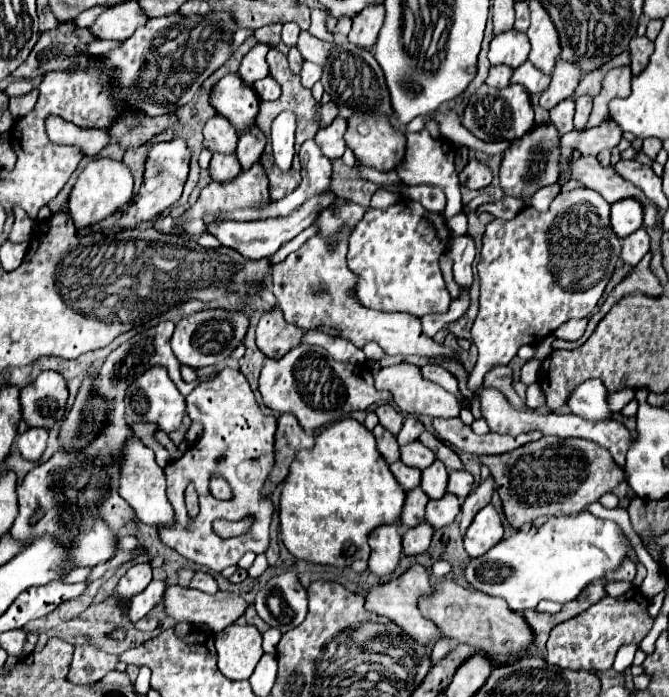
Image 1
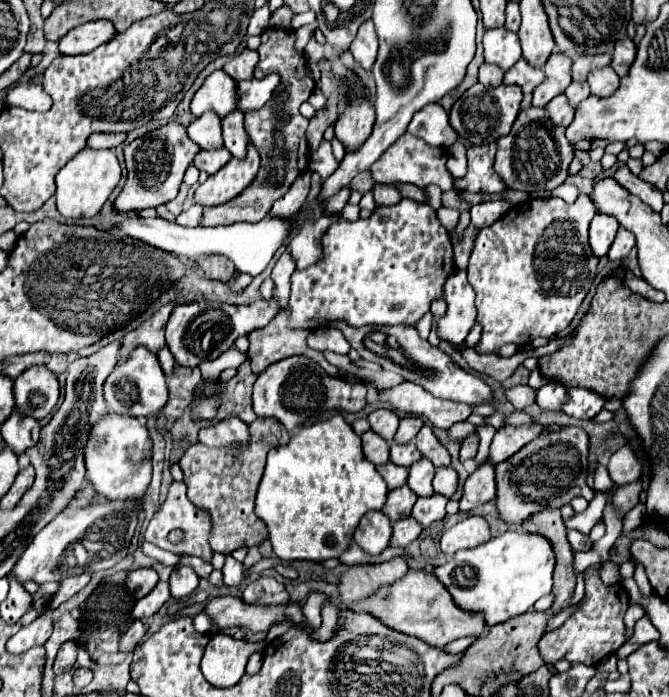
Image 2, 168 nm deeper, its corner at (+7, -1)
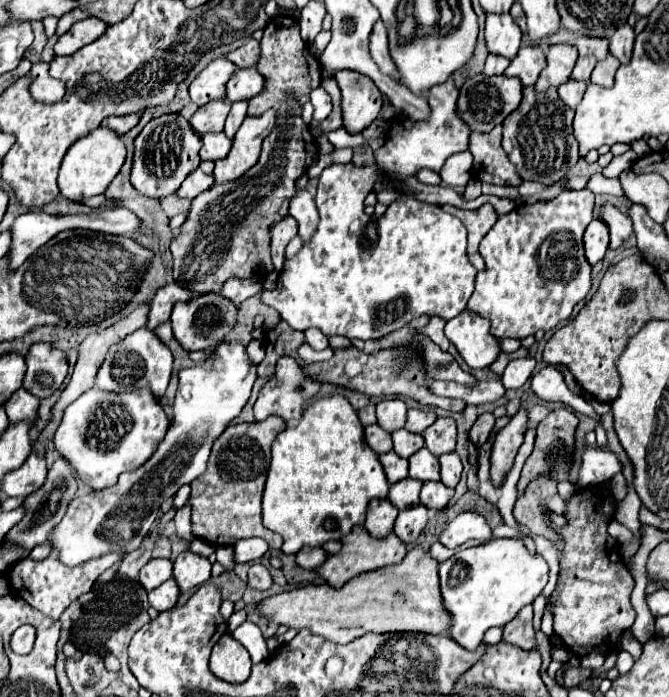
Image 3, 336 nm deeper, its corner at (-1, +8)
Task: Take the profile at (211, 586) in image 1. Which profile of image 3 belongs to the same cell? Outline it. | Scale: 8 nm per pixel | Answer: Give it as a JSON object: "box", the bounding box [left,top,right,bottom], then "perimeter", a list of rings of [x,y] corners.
{"box":[173,551,211,591],"perimeter":[[[185,551],[185,553],[177,555],[177,559],[175,559],[173,579],[177,581],[181,591],[195,589],[211,579],[211,563],[209,563],[209,559],[205,559],[201,555]]]}

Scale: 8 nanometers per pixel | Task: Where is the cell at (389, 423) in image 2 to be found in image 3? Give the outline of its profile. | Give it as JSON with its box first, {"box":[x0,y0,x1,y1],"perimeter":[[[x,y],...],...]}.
{"box":[377,399,407,431],"perimeter":[[[401,399],[381,401],[377,405],[377,423],[387,431],[397,431],[405,425],[405,413],[407,405]]]}

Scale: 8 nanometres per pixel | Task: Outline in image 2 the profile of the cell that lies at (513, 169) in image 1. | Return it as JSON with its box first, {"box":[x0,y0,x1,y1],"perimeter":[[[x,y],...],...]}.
{"box":[495,108,573,194],"perimeter":[[[529,108],[519,114],[511,132],[497,140],[495,172],[503,178],[507,188],[537,194],[563,184],[571,160],[573,146],[565,138],[565,128],[553,126],[543,108]]]}

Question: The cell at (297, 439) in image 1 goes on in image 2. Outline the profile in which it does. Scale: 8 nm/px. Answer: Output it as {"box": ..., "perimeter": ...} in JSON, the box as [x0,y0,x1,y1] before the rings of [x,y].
{"box":[179,418,289,554],"perimeter":[[[257,418],[255,422],[251,422],[251,442],[241,452],[233,454],[231,448],[215,450],[197,442],[179,460],[179,466],[183,468],[185,474],[183,480],[187,482],[189,488],[187,490],[189,500],[213,516],[211,548],[215,552],[231,554],[239,546],[249,548],[265,538],[267,526],[255,514],[255,494],[263,476],[267,452],[271,450],[271,446],[275,448],[287,442],[289,432],[281,422],[277,422],[275,418]]]}

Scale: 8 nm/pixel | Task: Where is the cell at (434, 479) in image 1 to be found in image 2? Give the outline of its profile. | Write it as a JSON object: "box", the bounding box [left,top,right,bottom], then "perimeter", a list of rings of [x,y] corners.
{"box":[407,458,435,496],"perimeter":[[[421,458],[415,462],[415,466],[409,468],[409,480],[407,486],[417,494],[417,496],[431,496],[435,494],[433,490],[433,476],[435,476],[435,466],[427,462],[427,458]]]}

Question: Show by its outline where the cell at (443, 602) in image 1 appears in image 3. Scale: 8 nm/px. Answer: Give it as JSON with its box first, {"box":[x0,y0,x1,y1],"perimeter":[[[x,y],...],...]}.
{"box":[259,545,451,645],"perimeter":[[[415,545],[407,551],[401,563],[373,569],[369,573],[353,577],[341,589],[335,589],[327,583],[325,585],[305,585],[305,587],[297,587],[297,589],[291,589],[291,591],[285,591],[285,593],[279,593],[279,595],[273,595],[261,601],[259,609],[267,619],[279,625],[293,627],[297,631],[309,629],[311,633],[321,635],[341,645],[353,639],[359,639],[367,633],[435,633],[437,635],[437,633],[445,633],[447,621],[451,621],[447,613],[443,613],[443,599],[439,597],[437,567],[439,563],[429,553],[425,553],[425,549],[421,545]]]}

